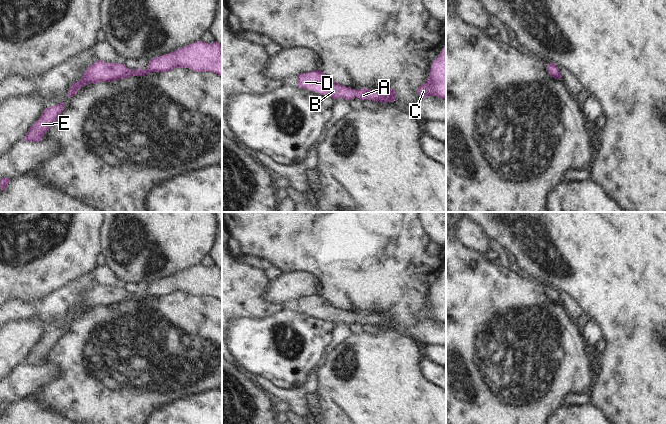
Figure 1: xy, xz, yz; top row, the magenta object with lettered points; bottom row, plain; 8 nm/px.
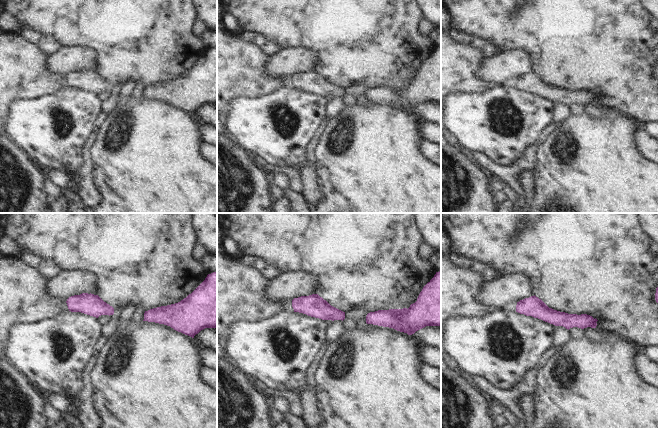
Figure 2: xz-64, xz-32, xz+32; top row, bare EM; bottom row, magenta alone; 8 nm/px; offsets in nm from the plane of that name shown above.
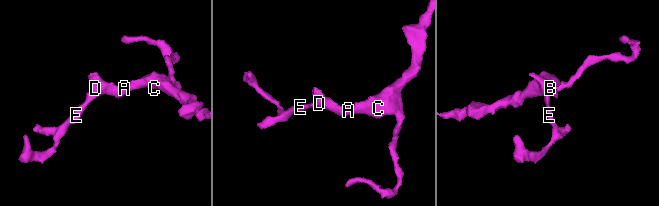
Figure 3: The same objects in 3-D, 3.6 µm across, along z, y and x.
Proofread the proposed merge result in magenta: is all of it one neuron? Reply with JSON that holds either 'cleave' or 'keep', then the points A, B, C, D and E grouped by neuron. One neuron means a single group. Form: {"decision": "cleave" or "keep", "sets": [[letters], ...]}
{"decision": "keep", "sets": [["A", "B", "C", "D", "E"]]}

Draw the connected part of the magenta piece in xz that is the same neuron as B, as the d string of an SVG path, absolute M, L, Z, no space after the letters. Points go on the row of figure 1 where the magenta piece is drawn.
M316 70L308 73L302 73L297 76L298 87L319 93L334 99L343 98L347 101L357 97L361 101L372 100L374 102L393 102L396 99L395 90L382 87L378 89L365 89L359 90L345 87L332 81L324 72Z

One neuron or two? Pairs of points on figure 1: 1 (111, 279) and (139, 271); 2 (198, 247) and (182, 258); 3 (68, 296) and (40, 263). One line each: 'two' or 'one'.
1: two
2: one
3: two

